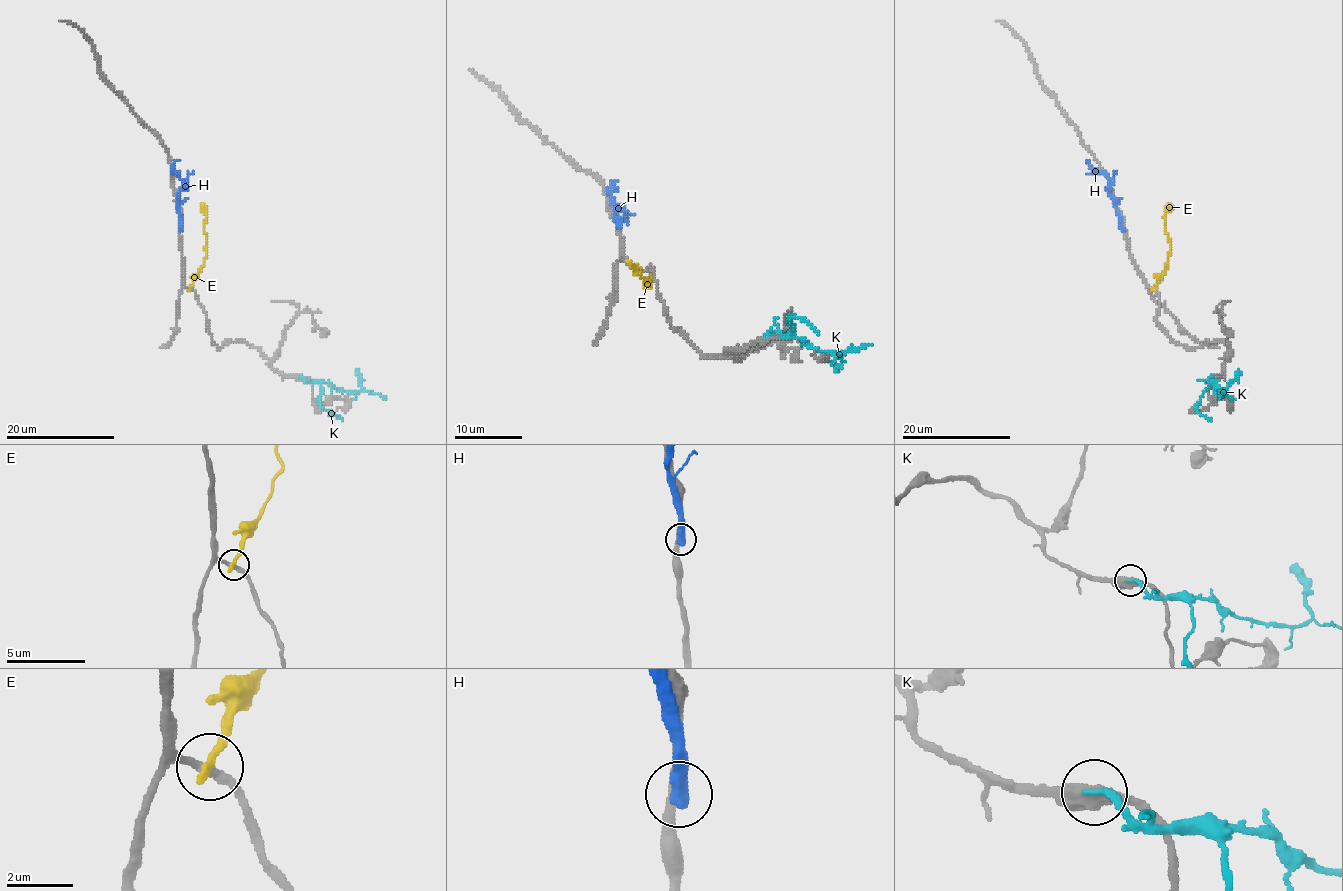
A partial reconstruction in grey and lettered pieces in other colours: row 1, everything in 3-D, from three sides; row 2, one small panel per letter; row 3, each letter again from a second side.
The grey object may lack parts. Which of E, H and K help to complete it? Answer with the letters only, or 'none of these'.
none of these

